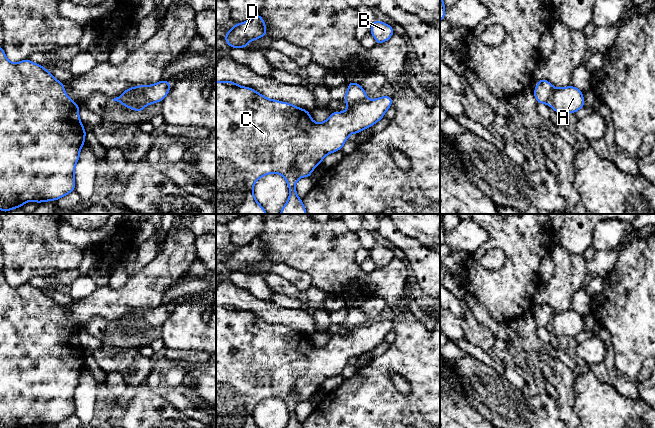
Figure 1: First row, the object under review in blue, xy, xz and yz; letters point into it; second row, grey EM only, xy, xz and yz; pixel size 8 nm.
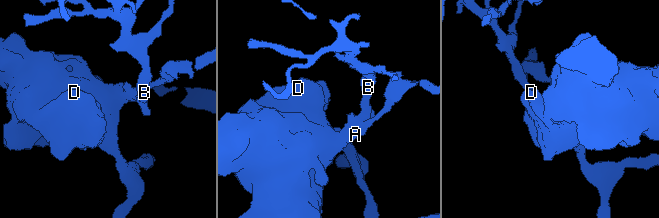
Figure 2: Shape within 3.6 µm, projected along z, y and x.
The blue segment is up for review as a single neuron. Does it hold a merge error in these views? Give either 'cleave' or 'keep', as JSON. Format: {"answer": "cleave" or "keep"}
{"answer": "cleave"}

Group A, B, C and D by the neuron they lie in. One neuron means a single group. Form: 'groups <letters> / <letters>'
groups A C D / B

